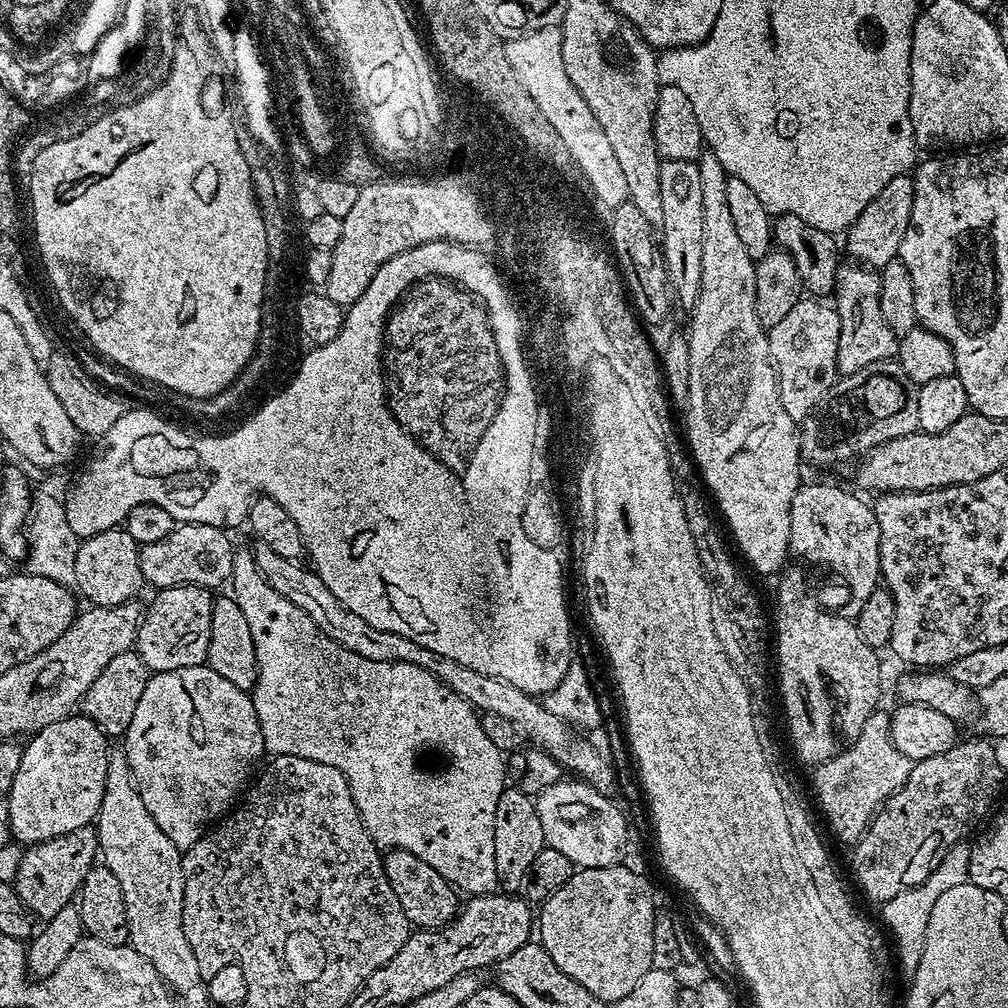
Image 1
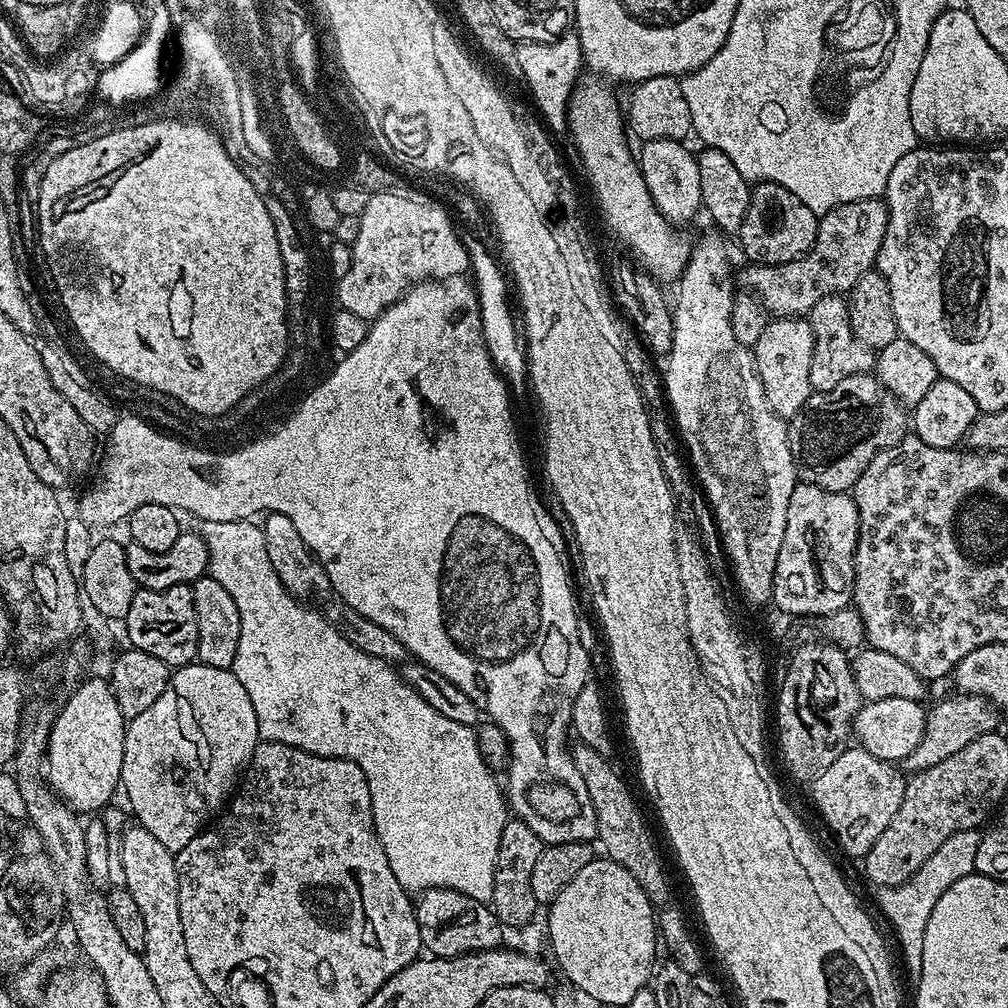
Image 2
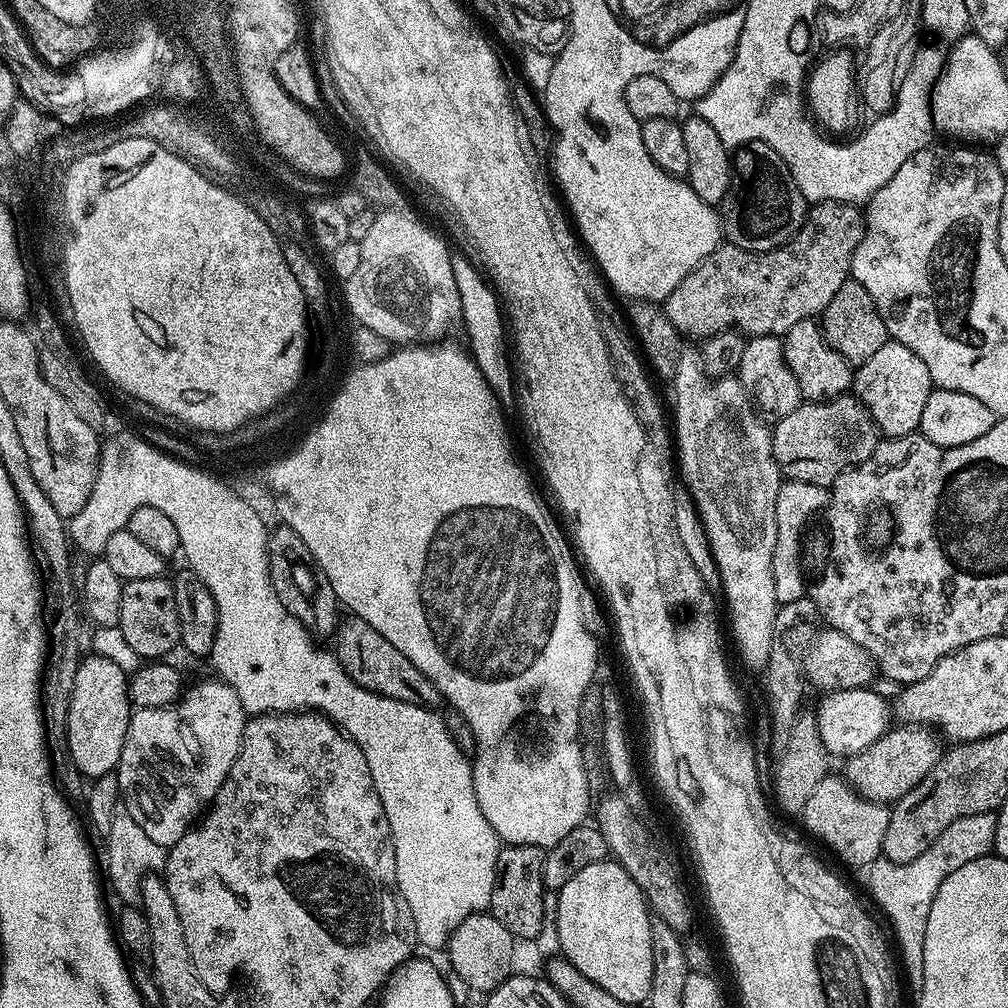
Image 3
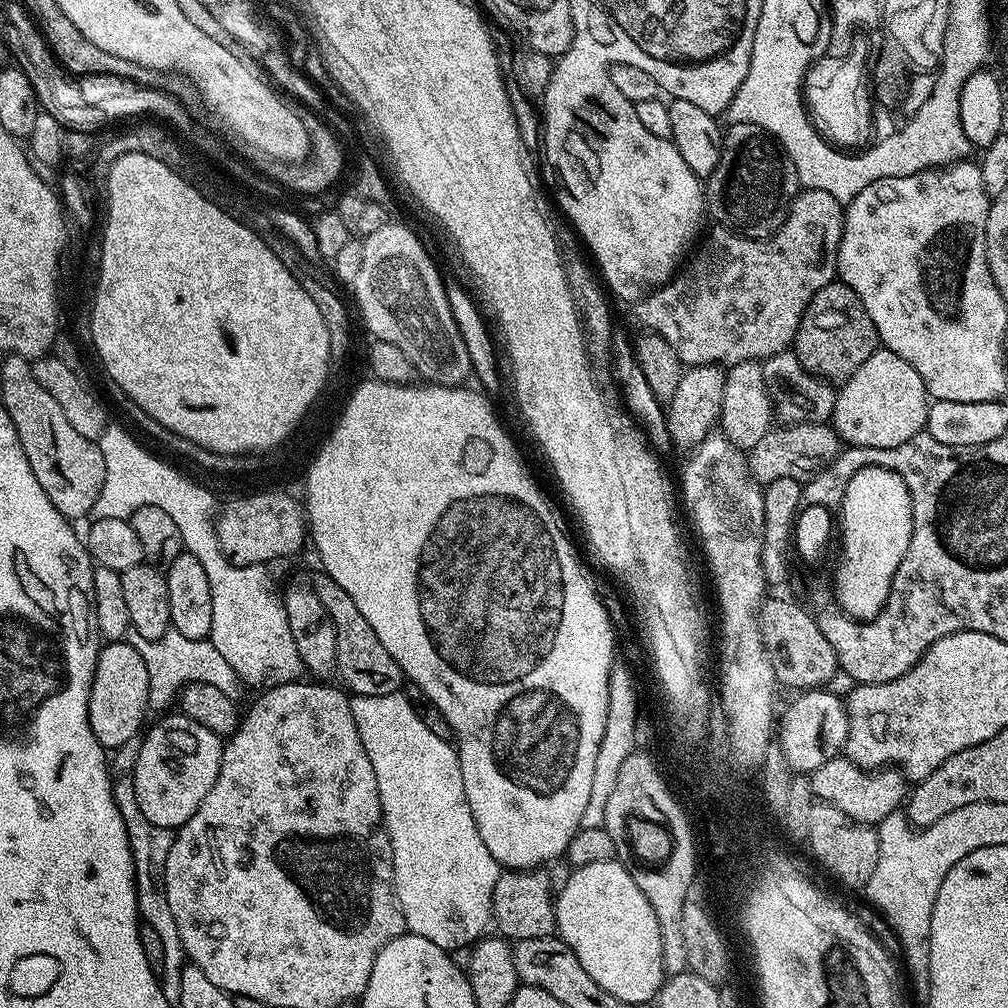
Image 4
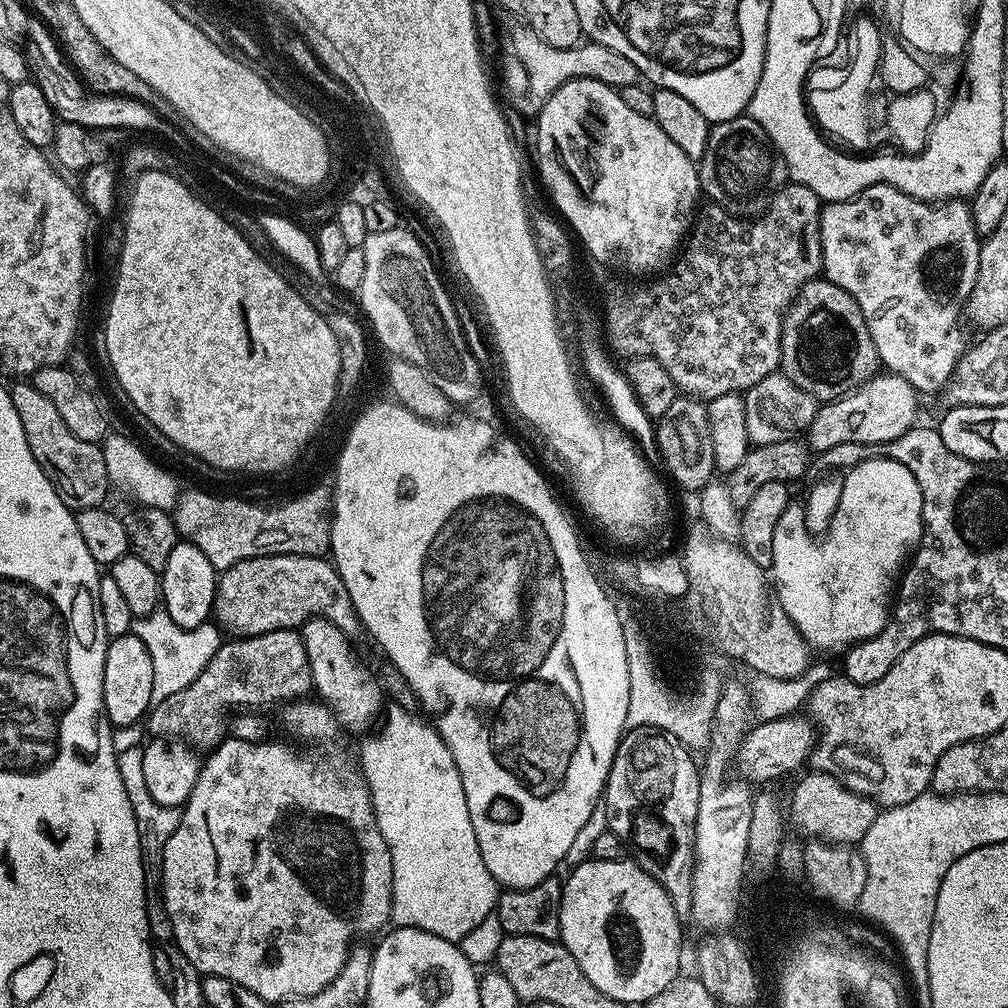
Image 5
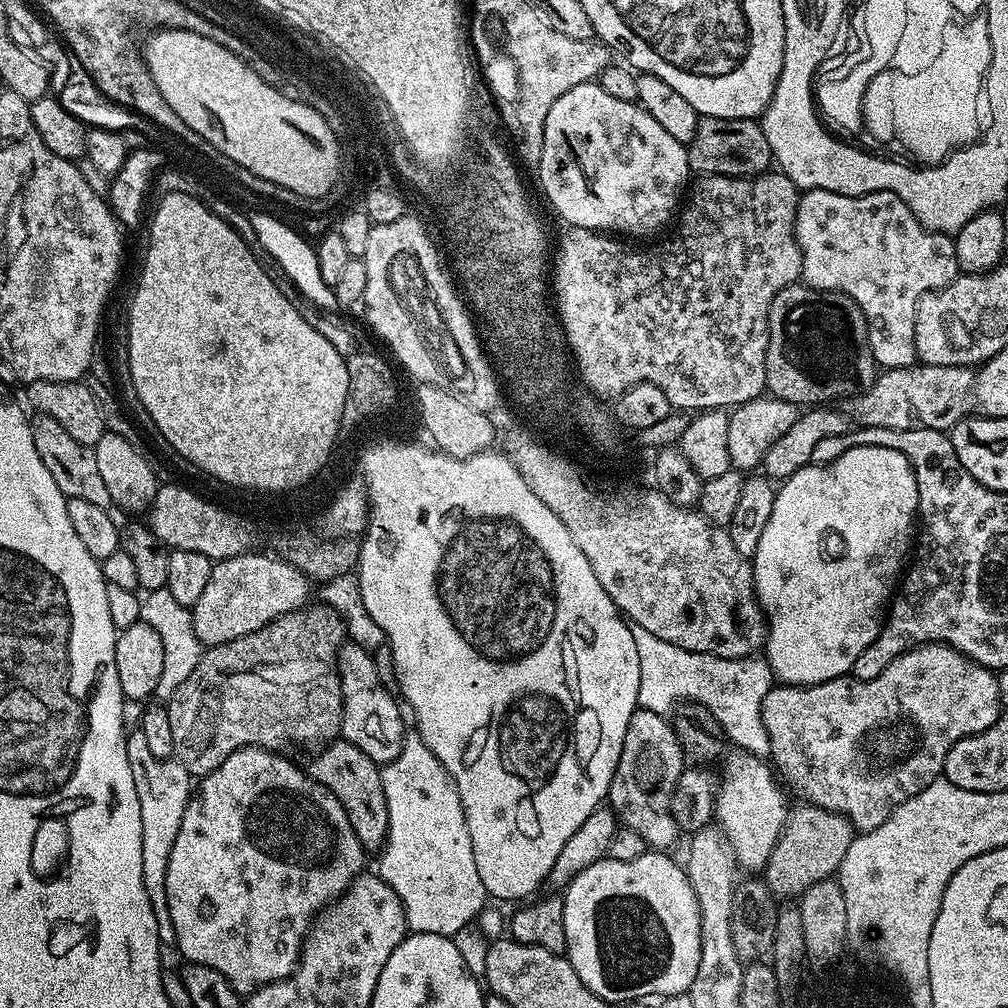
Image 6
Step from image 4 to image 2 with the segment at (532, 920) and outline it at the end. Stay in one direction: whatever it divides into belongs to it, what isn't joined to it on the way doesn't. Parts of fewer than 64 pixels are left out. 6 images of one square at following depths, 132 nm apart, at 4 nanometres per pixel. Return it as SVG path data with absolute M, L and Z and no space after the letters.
M510 818L502 830L502 838L498 842L498 858L494 862L494 890L490 907L505 929L520 928L528 924L536 916L538 905L534 898L534 890L530 890L530 874L538 863L538 854L546 847L543 840L526 826L519 818Z

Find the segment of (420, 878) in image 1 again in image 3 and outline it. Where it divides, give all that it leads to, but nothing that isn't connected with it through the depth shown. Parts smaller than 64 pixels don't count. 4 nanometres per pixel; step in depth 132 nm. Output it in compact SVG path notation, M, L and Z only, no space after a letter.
M476 912L470 918L458 922L448 939L446 953L448 952L448 960L462 983L480 992L479 994L487 994L513 975L512 959L516 956L516 947L517 941L510 930L506 930L502 922L498 922L498 918L488 912Z

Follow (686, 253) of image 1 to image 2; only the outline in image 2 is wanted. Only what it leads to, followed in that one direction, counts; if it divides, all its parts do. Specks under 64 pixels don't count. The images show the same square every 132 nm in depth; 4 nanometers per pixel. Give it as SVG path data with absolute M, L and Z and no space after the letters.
M654 138L653 140L643 141L638 148L638 163L640 165L640 173L646 182L646 190L652 195L654 206L658 206L658 210L669 220L674 226L680 224L688 224L696 216L696 211L701 211L702 205L702 181L698 175L698 162L696 161L697 153L691 152L687 148L687 143L679 140L671 140L670 138Z

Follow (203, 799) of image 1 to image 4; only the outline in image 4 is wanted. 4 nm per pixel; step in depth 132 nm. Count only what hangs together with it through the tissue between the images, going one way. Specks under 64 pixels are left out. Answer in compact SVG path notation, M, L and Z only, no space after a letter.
M175 715L158 721L152 729L149 727L143 733L137 762L134 763L130 775L134 794L138 796L138 806L142 810L142 814L146 814L147 821L152 822L154 826L178 830L192 817L194 810L198 810L198 806L202 806L202 798L206 798L206 794L210 794L210 786L214 786L214 782L218 778L224 744L221 737L206 730L206 726L194 722L189 716Z

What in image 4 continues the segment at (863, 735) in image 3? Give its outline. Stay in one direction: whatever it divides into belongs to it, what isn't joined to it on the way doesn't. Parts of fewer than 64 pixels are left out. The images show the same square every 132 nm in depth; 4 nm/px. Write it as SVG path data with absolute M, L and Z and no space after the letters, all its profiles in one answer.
M804 690L788 709L783 709L778 720L778 746L786 758L786 762L792 767L793 773L811 774L822 766L822 762L830 762L835 756L844 751L844 743L848 737L848 709L841 697L835 696L827 690Z

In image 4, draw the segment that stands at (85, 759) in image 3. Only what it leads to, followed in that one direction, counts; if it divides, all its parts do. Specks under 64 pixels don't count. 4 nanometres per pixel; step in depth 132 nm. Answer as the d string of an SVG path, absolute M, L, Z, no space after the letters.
M113 640L101 647L100 653L96 655L96 669L90 686L88 721L90 730L94 730L94 738L106 750L115 750L130 738L141 735L145 727L144 715L150 712L149 686L146 662L132 643Z

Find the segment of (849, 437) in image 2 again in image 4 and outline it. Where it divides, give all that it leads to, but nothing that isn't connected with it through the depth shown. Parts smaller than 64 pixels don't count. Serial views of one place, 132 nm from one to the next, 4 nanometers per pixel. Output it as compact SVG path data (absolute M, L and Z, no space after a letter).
M831 423L773 426L759 440L758 446L754 446L747 453L748 469L756 483L761 486L766 486L778 478L794 478L803 482L830 466L830 462L834 462L841 450L841 438L832 429Z

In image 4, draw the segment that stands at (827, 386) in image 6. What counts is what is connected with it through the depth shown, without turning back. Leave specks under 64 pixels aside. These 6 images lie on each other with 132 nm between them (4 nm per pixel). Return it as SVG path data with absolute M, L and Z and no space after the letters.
M839 282L822 286L822 290L810 298L794 341L796 357L804 369L811 376L819 376L836 386L850 379L854 370L858 370L877 347L876 327L870 322L870 314L866 314L866 306L862 306L858 294L854 294L850 286Z

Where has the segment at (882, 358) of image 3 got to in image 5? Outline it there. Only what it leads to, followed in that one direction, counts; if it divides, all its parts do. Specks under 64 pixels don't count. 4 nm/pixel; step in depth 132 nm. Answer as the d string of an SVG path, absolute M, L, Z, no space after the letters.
M878 374L869 384L862 384L855 392L821 403L814 414L814 422L810 422L806 433L806 444L813 453L819 454L831 450L834 446L842 446L842 442L866 442L867 444L885 444L894 442L894 438L902 438L917 423L916 389L906 382L906 378L891 374Z

